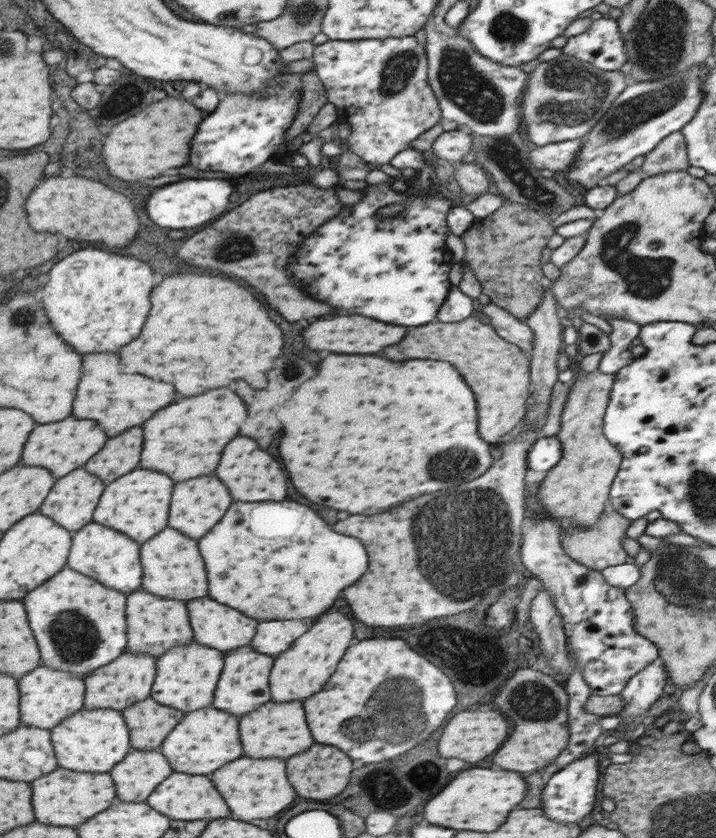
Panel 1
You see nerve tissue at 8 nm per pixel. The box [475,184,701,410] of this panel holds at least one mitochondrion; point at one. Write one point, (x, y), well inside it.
(644, 277)

